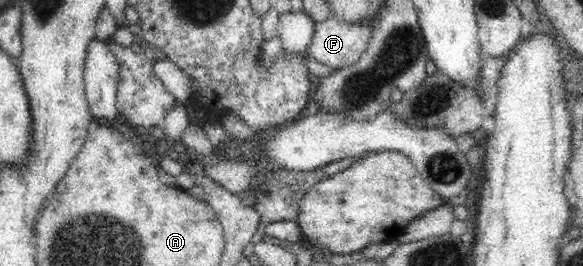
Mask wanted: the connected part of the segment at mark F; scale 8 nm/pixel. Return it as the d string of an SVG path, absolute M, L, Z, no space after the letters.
M329 17L325 21L314 22L313 37L309 41L306 52L319 63L327 65L334 71L357 63L360 55L366 51L371 39L372 26L359 22L349 25L345 22L337 22L337 18Z

